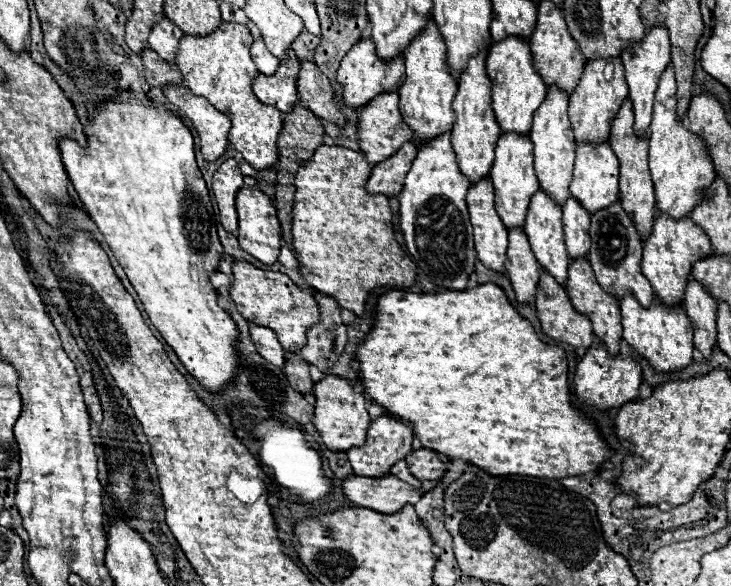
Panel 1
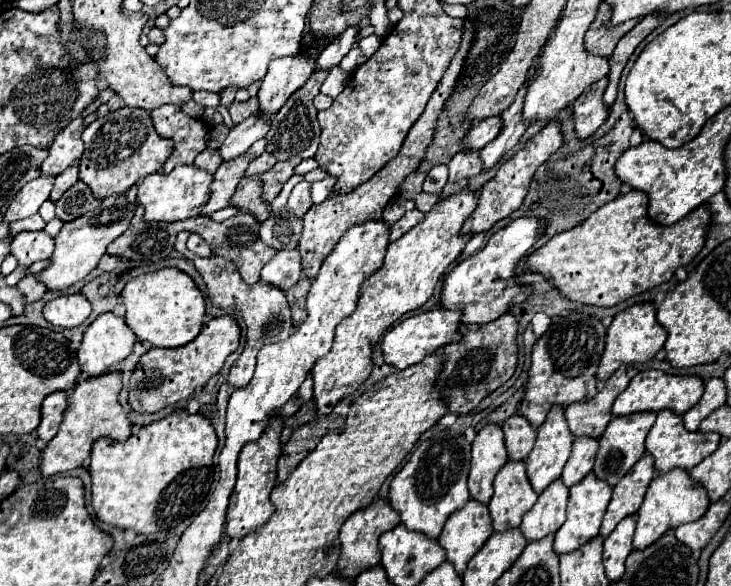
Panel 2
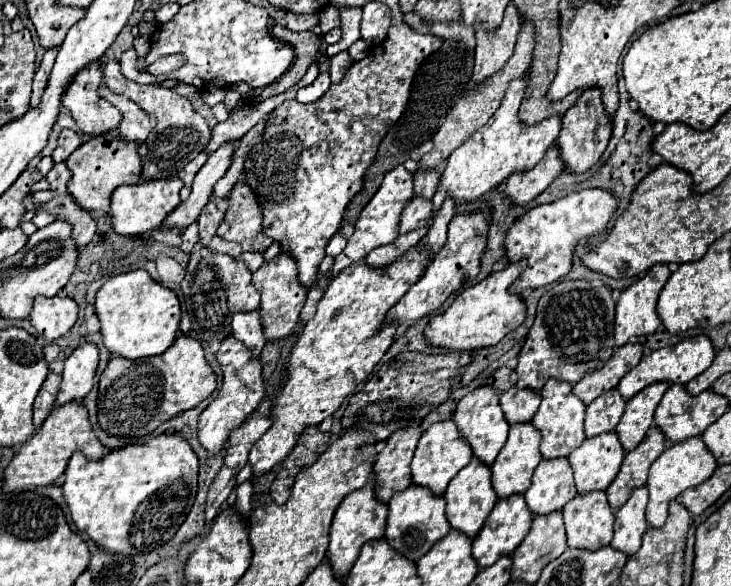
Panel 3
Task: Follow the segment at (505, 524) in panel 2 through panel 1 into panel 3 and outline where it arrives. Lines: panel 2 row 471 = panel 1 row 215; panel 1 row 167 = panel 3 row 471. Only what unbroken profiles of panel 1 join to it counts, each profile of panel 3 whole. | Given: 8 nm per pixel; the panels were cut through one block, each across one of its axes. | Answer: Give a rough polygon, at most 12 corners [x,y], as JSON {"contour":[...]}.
{"contour":[[512,424],[492,464],[498,498],[524,494],[540,456],[540,430]]}

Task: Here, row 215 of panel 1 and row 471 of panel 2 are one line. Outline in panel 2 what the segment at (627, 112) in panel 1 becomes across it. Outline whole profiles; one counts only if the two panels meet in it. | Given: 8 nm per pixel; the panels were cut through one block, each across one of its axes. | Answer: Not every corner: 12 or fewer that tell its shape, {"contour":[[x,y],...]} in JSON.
{"contour":[[644,454],[614,486],[600,536],[638,512],[654,478],[652,456]]}

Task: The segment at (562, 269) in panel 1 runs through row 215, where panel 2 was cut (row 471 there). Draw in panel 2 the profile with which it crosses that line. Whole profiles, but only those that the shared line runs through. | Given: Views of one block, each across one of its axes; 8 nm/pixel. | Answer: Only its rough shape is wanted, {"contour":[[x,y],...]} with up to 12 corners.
{"contour":[[550,408],[526,458],[532,488],[560,478],[574,436]]}

